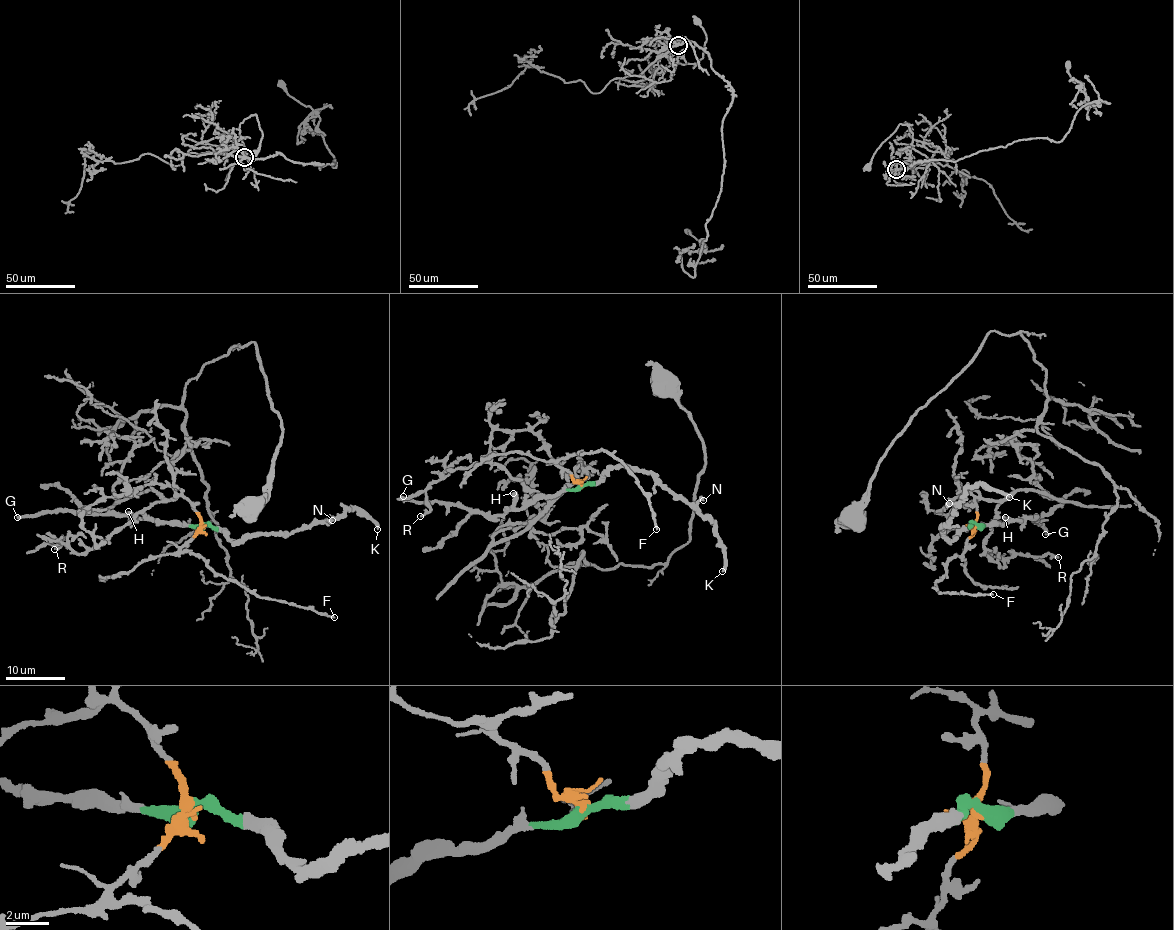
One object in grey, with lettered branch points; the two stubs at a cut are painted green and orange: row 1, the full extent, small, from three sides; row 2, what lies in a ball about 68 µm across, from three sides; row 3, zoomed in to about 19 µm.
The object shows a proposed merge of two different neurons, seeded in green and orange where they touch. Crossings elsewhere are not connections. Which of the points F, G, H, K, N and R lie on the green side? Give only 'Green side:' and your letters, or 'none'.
Green side: G, H, K, N

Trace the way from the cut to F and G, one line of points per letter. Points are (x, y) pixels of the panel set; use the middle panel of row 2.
F: (581, 484), (558, 464), (559, 460), (606, 450), (636, 479), (650, 507), (657, 529)
G: (581, 485), (534, 496), (501, 515), (403, 496)

